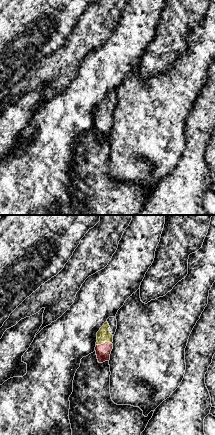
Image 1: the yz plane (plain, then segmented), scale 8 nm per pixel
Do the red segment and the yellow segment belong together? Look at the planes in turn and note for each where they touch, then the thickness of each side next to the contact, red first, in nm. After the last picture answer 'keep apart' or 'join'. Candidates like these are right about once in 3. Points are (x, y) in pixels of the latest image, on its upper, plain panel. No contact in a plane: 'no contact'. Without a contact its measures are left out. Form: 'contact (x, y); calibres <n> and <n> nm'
contact (103, 119); calibres 120 and 110 nm

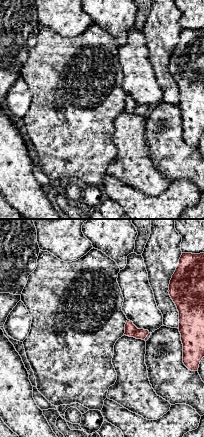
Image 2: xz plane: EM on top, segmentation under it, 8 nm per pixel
no contact

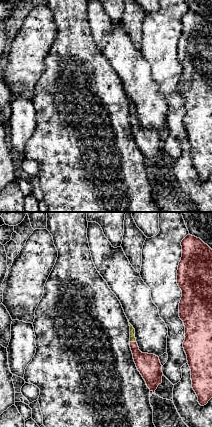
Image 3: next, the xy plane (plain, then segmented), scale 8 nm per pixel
contact (133, 118); calibres 190 and 50 nm

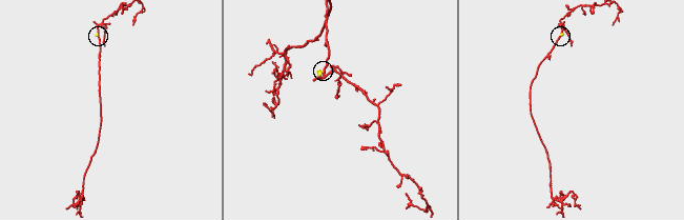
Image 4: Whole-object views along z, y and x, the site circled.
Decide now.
join

